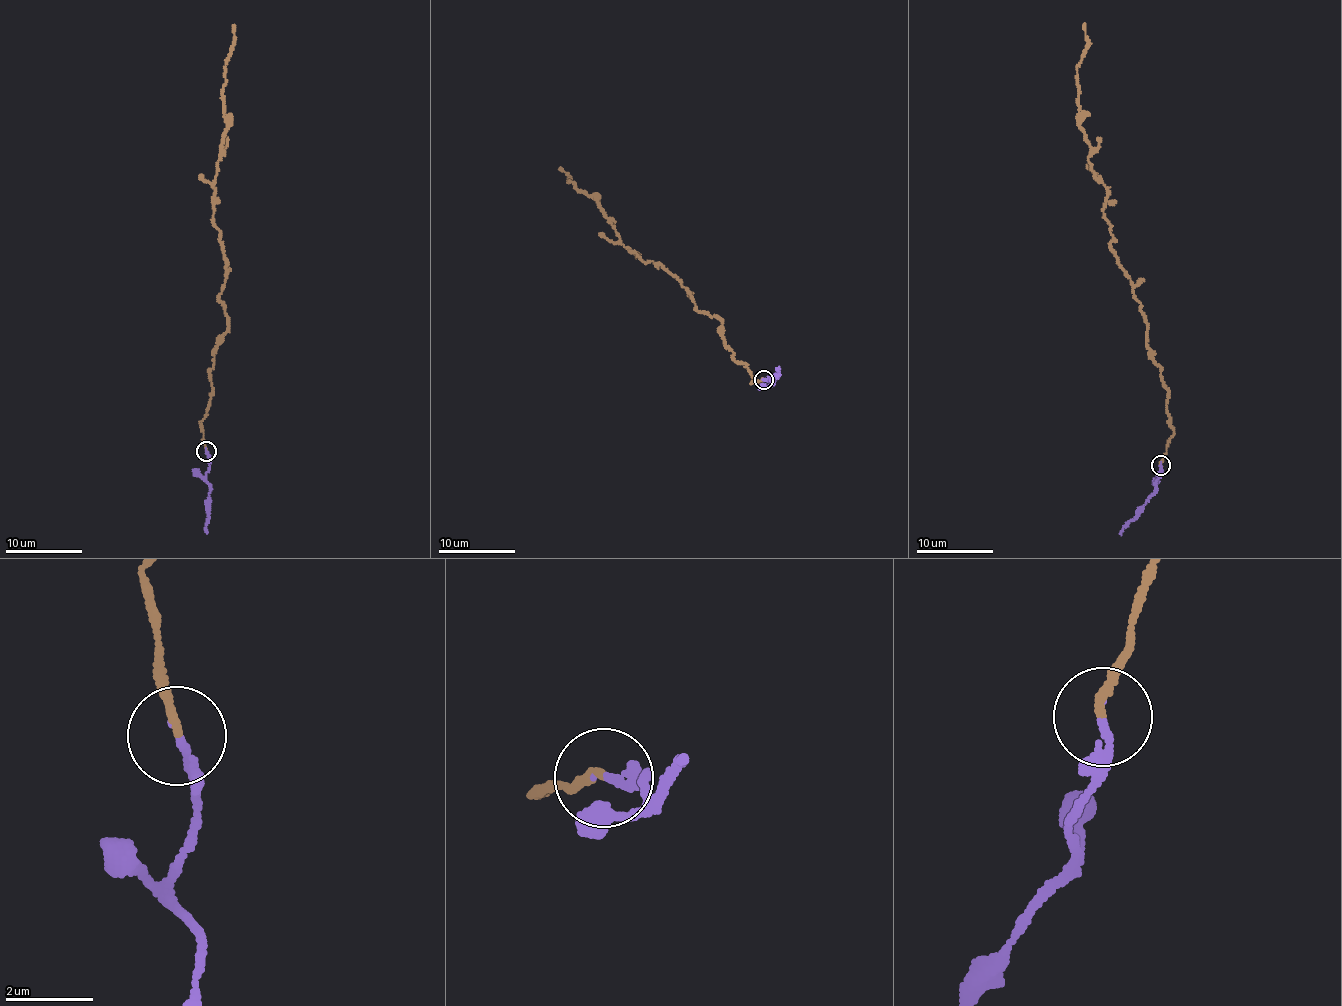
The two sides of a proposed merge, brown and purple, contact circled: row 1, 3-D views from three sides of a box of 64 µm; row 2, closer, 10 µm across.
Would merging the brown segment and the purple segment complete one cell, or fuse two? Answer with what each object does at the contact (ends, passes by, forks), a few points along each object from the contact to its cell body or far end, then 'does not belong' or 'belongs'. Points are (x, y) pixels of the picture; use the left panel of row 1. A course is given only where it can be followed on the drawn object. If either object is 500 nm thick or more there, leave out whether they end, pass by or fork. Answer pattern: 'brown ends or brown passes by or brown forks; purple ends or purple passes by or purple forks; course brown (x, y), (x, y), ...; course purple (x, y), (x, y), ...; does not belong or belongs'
brown ends; purple ends; course brown (205, 451), (209, 371), (227, 327), (212, 184), (226, 130), (222, 85), (235, 25); course purple (205, 451), (210, 508), (207, 533); belongs

